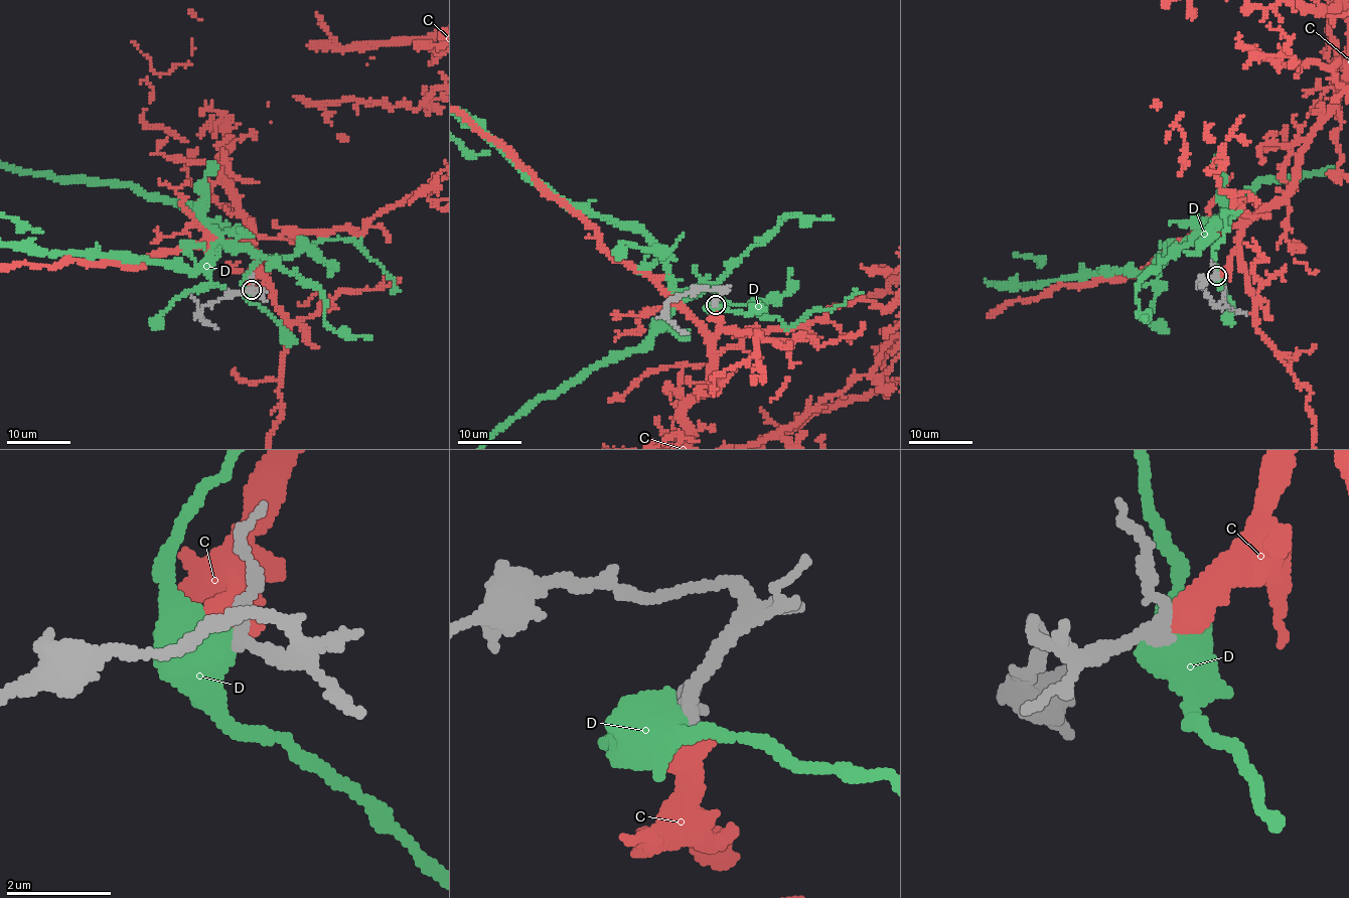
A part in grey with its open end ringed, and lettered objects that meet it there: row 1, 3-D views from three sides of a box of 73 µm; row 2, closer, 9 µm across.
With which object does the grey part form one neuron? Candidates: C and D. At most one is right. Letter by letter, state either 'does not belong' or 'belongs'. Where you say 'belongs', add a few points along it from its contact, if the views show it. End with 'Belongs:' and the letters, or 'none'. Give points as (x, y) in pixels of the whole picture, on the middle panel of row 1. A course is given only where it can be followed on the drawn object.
C: belongs
D: does not belong
Belongs: C

